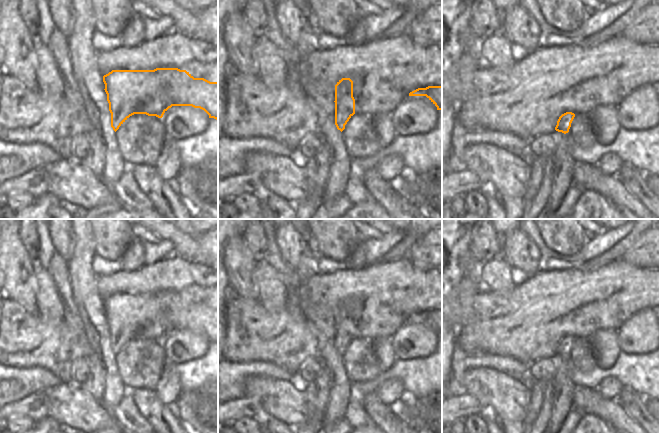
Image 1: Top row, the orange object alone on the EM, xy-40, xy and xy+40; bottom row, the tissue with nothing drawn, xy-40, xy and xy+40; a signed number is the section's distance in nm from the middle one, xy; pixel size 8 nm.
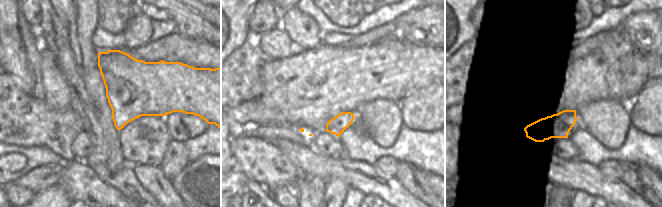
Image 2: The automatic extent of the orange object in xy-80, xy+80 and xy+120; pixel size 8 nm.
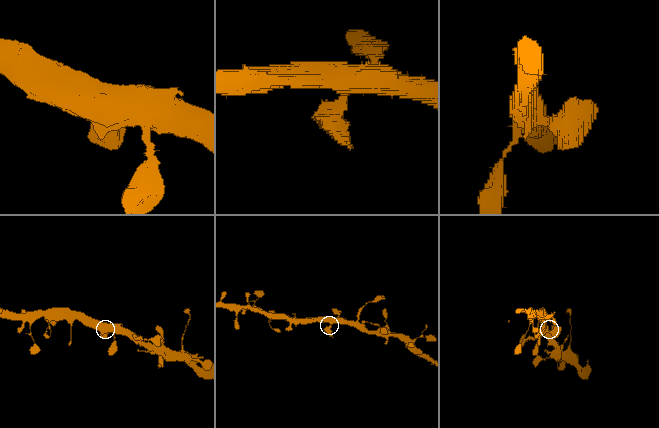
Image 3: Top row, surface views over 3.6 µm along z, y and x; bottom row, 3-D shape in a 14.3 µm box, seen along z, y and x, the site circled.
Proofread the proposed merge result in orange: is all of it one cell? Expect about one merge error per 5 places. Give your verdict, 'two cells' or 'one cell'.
one cell

